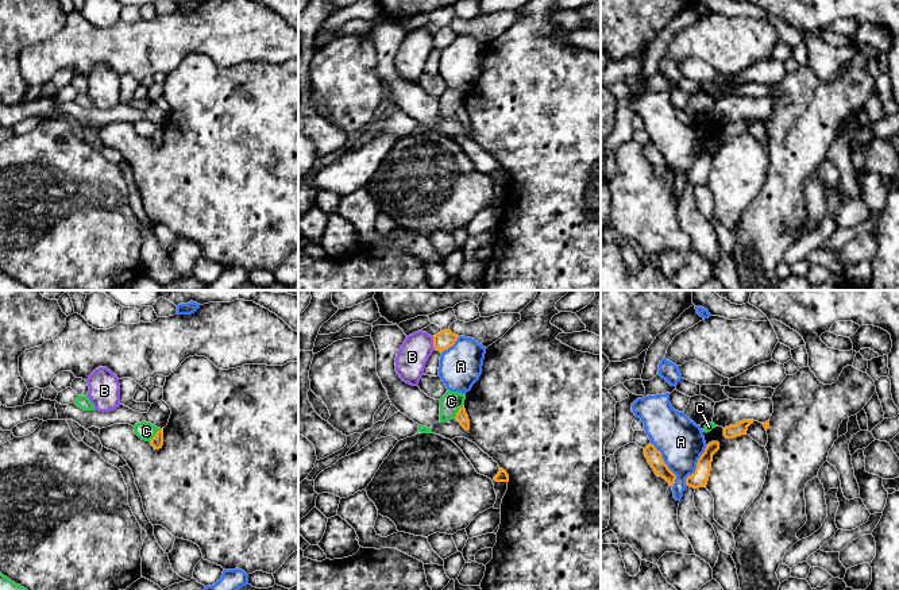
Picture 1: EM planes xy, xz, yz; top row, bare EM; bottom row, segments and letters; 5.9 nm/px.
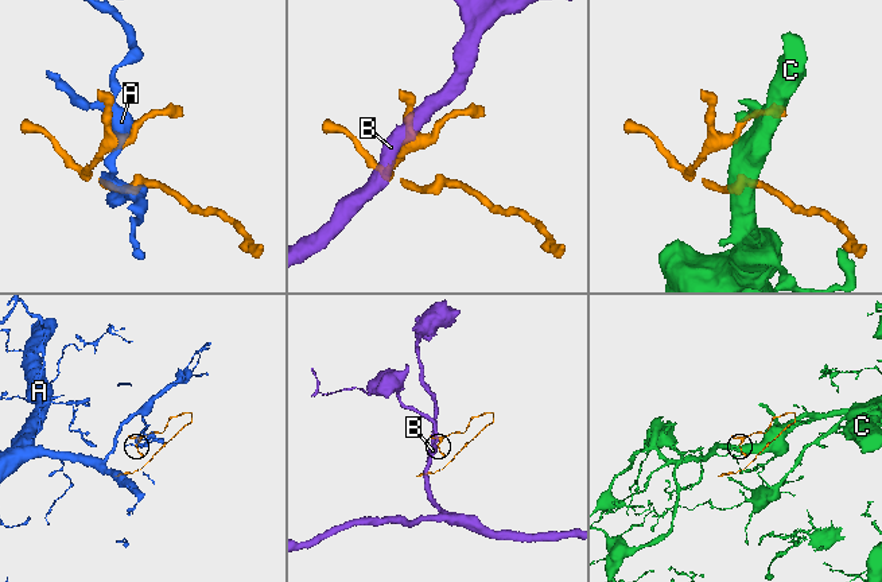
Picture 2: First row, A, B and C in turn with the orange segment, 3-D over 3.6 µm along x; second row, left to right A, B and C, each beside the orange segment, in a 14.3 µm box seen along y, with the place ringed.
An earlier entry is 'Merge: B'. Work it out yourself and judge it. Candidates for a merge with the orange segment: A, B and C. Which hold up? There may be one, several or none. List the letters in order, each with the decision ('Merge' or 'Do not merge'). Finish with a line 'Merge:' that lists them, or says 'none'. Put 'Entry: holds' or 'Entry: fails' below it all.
A: Do not merge
B: Do not merge
C: Do not merge
Merge: none
Entry: fails

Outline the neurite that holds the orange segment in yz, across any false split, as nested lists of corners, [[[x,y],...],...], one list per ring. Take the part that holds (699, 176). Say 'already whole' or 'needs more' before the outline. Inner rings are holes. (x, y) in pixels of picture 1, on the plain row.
already whole | [[[711,139],[706,143],[705,150],[698,157],[695,170],[686,176],[687,184],[694,186],[706,185],[711,169],[713,153],[718,147],[719,147],[718,139]]]

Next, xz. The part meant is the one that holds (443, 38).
already whole | [[[444,27],[433,34],[433,46],[436,49],[445,49],[455,42],[458,32],[452,31],[450,27]]]

